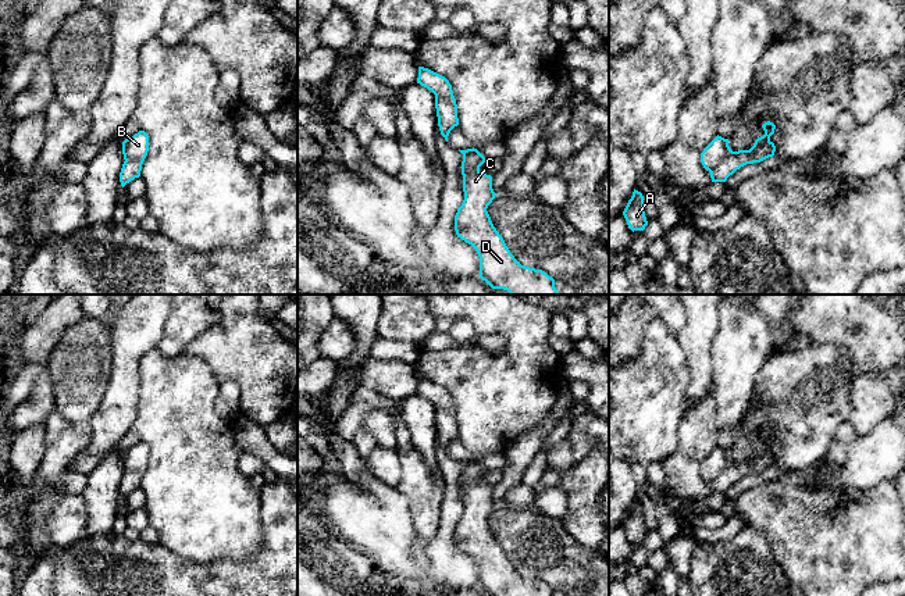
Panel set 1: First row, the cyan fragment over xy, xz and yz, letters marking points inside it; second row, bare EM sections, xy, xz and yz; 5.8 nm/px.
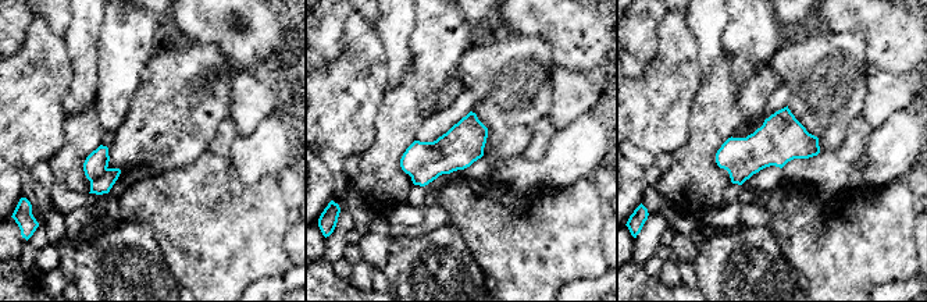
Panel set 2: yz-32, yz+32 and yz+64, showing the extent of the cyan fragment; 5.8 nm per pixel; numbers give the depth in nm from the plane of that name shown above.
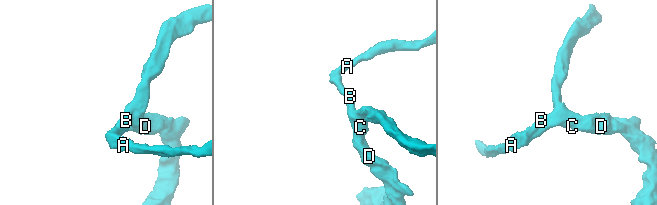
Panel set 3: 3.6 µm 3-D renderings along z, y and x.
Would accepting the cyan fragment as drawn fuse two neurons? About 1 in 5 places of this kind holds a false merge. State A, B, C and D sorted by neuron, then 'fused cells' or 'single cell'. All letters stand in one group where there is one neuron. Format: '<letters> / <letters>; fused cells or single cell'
A B C D; single cell

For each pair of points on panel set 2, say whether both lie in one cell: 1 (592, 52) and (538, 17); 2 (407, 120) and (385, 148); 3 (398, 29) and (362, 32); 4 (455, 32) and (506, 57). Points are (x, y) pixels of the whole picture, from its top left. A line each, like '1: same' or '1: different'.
1: same
2: same
3: different
4: different

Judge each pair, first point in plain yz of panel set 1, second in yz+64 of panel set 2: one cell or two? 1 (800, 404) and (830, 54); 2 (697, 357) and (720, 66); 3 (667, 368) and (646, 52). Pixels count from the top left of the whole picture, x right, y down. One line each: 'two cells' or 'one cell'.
1: one cell
2: two cells
3: two cells

